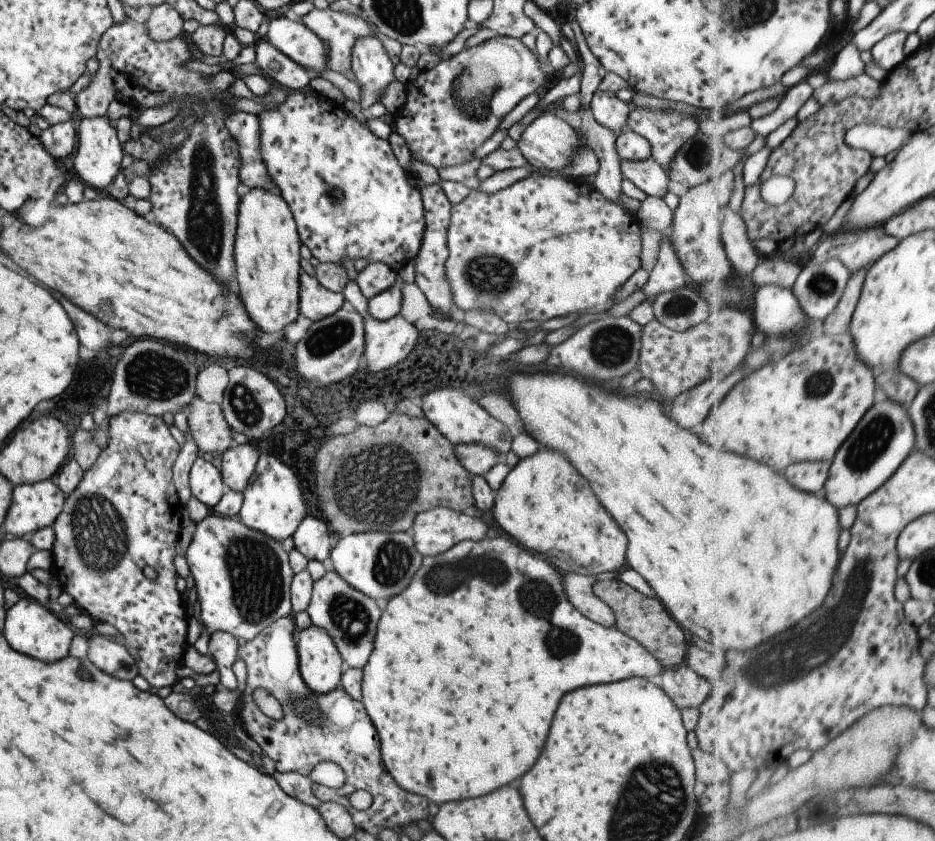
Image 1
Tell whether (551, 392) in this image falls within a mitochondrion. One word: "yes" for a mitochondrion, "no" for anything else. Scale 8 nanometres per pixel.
no

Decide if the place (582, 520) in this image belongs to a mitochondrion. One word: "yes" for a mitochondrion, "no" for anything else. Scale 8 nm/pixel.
no

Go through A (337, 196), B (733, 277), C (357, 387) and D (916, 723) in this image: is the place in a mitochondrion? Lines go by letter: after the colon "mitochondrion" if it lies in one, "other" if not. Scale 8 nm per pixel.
A: mitochondrion
B: other
C: other
D: other

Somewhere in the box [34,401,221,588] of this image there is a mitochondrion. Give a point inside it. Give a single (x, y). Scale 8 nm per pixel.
(100, 537)

